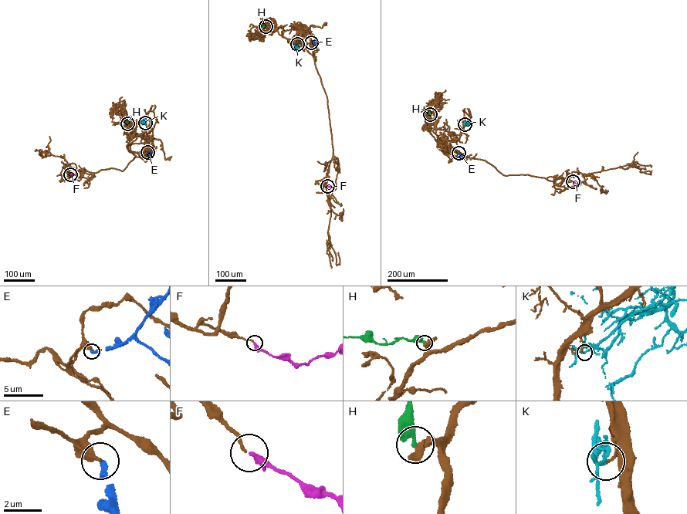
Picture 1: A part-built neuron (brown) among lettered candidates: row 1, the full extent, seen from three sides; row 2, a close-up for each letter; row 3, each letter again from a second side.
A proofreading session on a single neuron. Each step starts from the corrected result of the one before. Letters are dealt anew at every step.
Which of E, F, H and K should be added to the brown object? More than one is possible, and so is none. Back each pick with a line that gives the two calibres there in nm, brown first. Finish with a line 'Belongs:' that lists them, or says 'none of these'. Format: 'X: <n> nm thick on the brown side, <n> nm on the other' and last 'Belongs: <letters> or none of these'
F: 150 nm thick on the brown side, 240 nm on the other
Belongs: F

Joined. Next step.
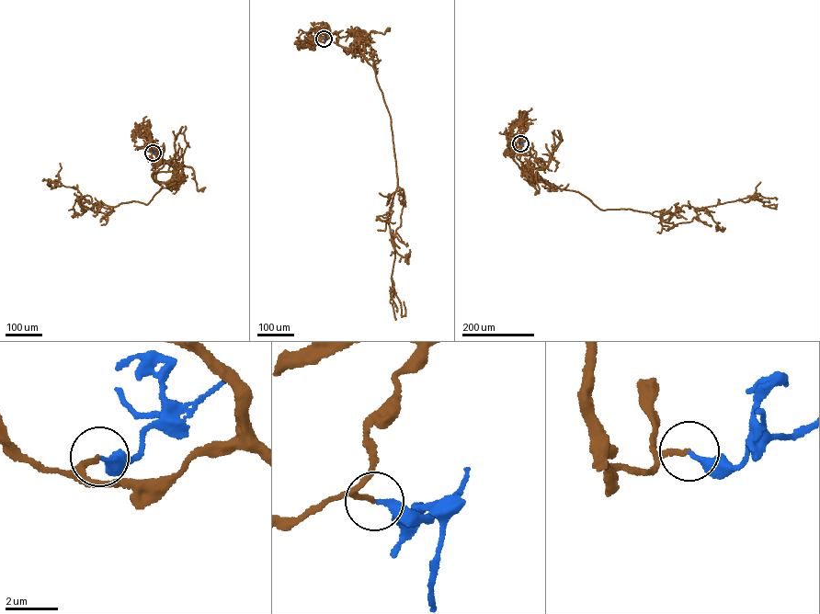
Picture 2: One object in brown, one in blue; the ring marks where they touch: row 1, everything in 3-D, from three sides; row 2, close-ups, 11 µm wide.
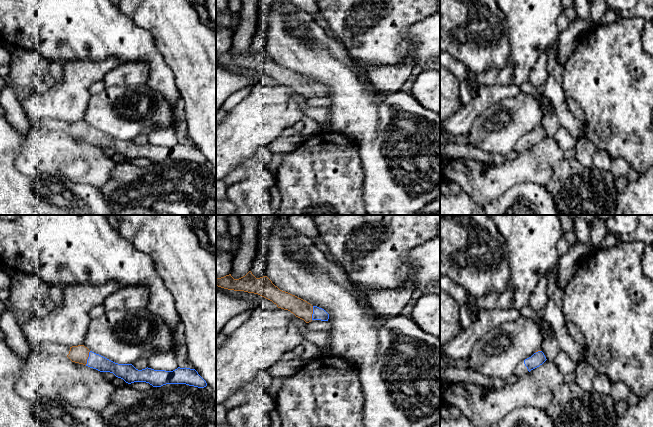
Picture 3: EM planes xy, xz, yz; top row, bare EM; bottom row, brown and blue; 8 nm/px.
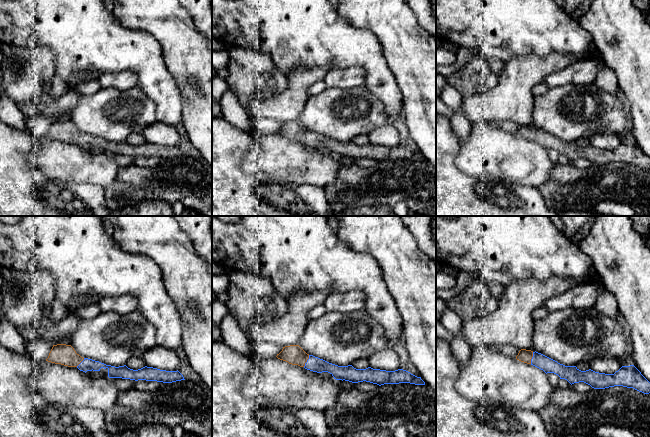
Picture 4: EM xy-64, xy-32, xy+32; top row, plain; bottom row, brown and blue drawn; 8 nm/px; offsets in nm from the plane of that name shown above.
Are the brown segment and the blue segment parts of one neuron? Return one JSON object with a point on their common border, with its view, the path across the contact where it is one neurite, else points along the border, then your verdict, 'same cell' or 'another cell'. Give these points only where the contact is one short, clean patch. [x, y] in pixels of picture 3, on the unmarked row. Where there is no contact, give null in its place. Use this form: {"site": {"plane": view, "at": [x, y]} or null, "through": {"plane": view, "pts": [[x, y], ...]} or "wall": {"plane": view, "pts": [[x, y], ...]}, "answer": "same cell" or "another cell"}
{"site": {"plane": "xy", "at": [87, 134]}, "through": {"plane": "xy", "pts": [[79, 130], [87, 134], [95, 137]]}, "answer": "same cell"}

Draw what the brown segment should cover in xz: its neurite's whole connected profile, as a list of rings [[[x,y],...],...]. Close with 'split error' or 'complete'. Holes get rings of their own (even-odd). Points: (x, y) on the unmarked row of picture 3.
[[[251,47],[239,55],[234,55],[231,50],[217,54],[216,62],[258,70],[272,77],[278,84],[290,87],[306,99],[312,96],[328,97],[329,95],[329,90],[324,85],[312,82],[307,77],[280,66],[267,52],[256,54]]]; split error

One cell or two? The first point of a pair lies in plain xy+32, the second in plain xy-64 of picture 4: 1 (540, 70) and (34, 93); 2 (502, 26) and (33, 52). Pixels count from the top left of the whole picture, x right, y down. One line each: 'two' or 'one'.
1: two
2: two

